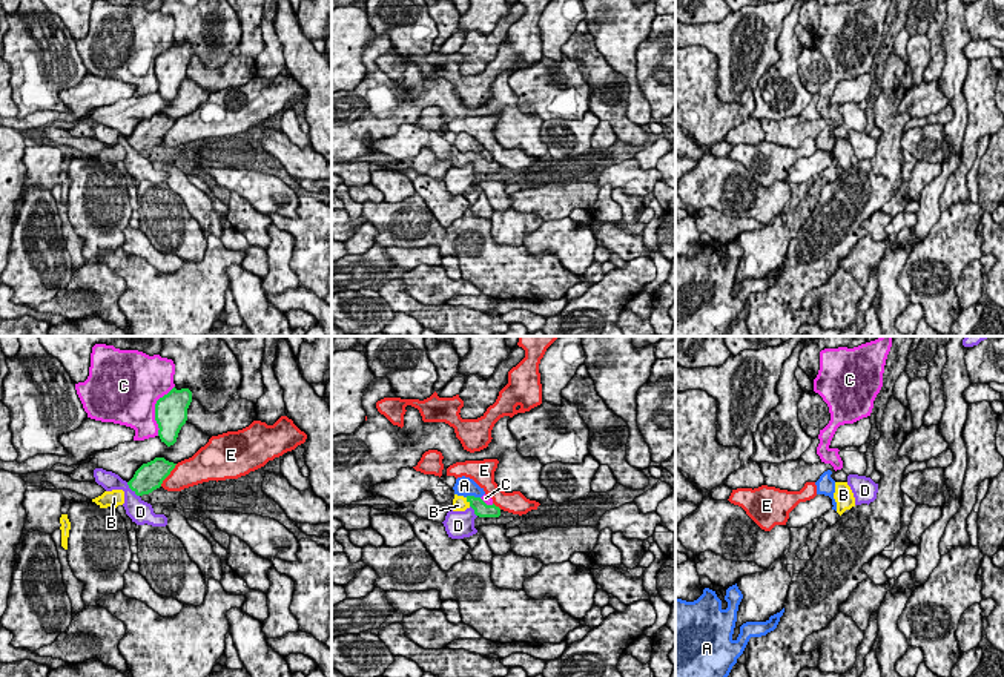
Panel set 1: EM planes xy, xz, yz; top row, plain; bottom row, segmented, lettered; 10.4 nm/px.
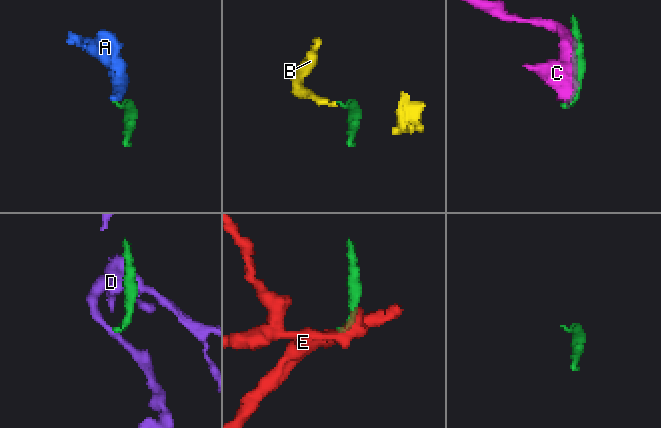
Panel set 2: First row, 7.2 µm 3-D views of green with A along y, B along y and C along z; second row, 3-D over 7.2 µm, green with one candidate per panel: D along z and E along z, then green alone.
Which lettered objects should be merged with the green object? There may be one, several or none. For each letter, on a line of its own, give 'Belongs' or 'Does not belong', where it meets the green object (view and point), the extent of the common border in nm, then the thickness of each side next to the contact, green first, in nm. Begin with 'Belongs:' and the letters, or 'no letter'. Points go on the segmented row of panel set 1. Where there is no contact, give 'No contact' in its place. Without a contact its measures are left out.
Belongs: B
A: Does not belong. Touches green at xz (473, 496). Shared border 160 nm. Thickness 160 nm (green) against 190 nm
B: Belongs. Touches green at xz (467, 501). Shared border 110 nm. Thickness 160 nm (green) against 160 nm
C: Does not belong. Touches green at xy (155, 410). Shared border 550 nm. Thickness 360 nm (green) against 480 nm
D: Does not belong. Touches green at xy (132, 490). Shared border 200 nm. Thickness 300 nm (green) against 240 nm
E: Does not belong. Touches green at xy (169, 473). Shared border 300 nm. Thickness 300 nm (green) against 300 nm

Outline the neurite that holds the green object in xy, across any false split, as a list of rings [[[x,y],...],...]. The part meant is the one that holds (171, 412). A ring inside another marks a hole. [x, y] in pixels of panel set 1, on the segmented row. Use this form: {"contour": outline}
{"contour": [[[175,387],[160,398],[155,404],[155,421],[158,424],[158,436],[167,447],[177,442],[181,427],[187,421],[187,408],[192,402],[189,388],[177,390]]]}

